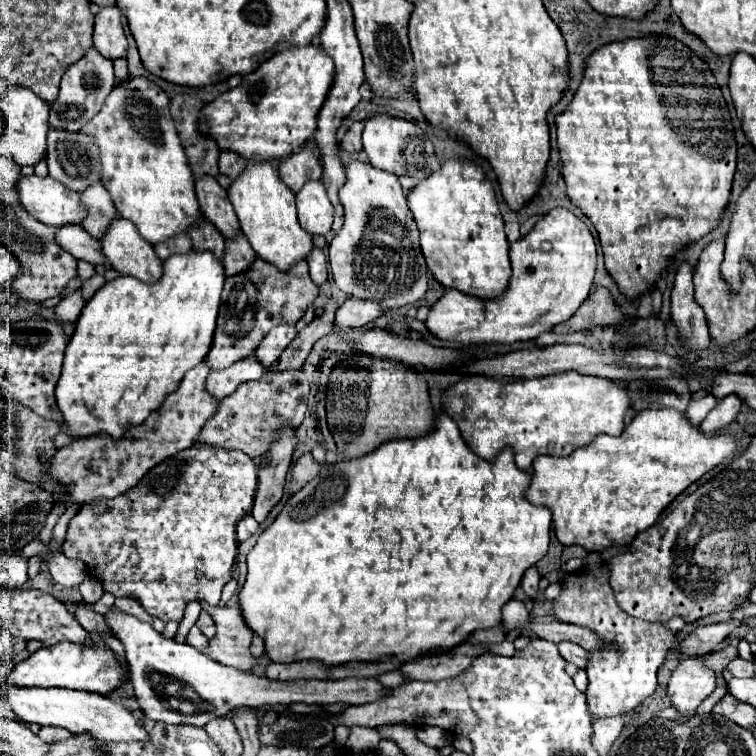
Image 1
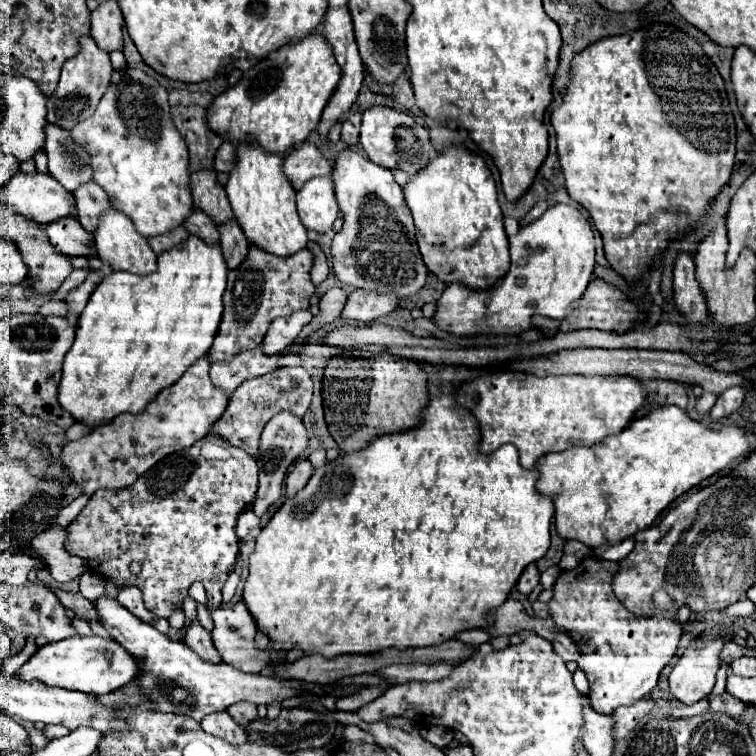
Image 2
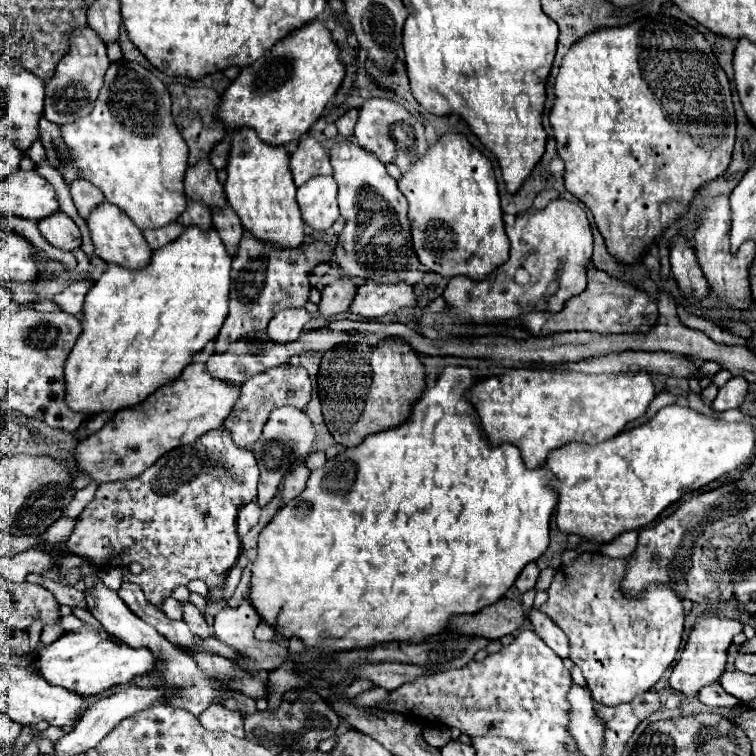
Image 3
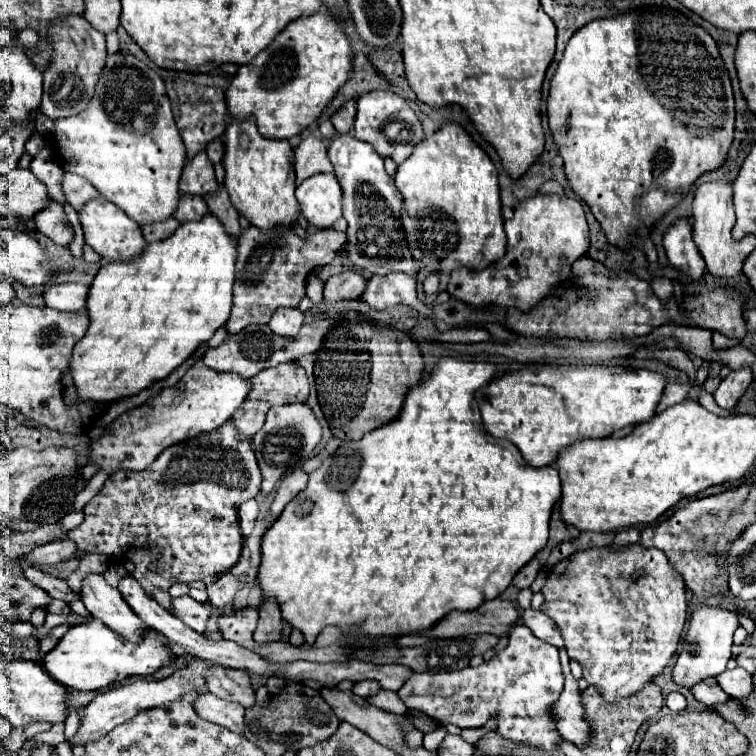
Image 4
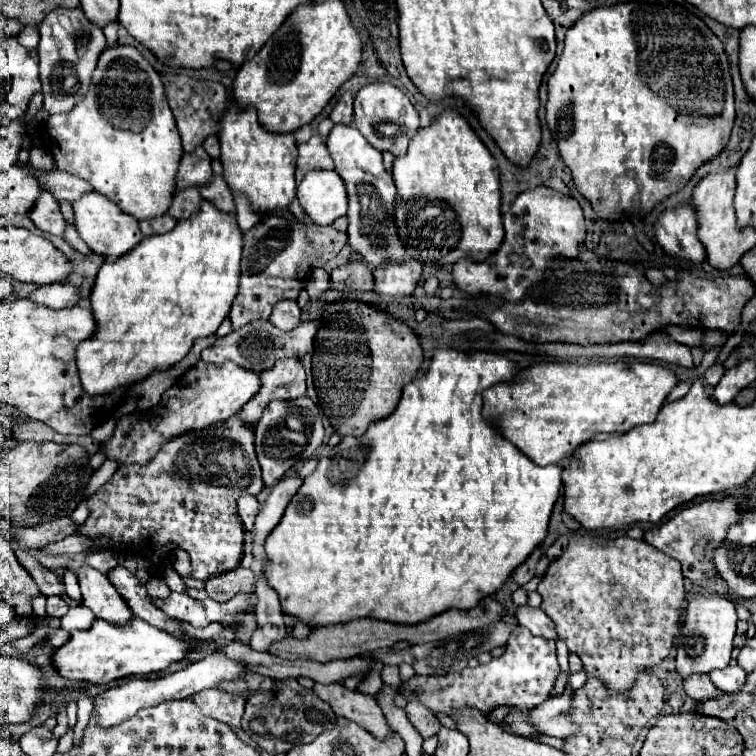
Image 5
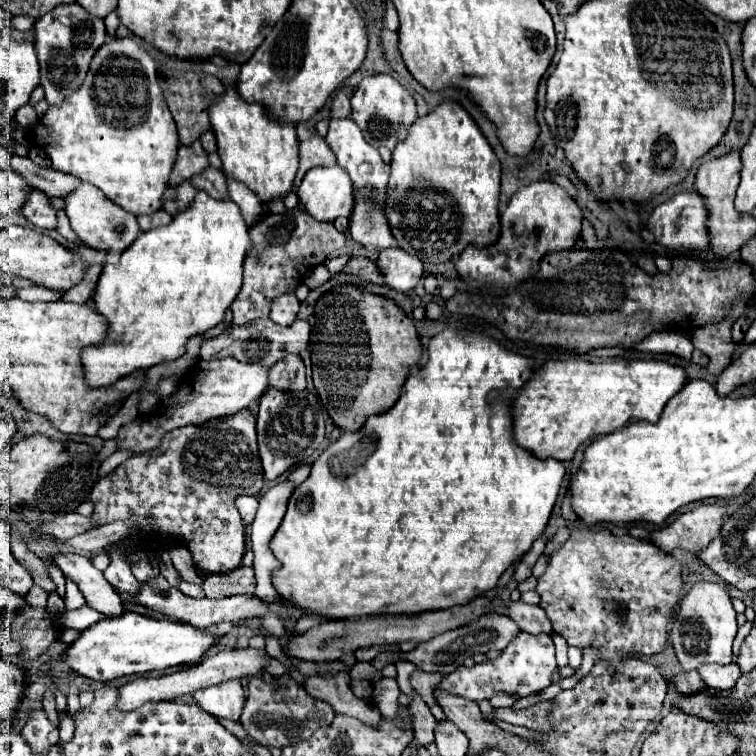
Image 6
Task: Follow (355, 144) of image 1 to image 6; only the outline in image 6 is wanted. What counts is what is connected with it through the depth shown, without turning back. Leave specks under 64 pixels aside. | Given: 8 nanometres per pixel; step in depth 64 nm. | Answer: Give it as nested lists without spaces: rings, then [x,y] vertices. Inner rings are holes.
[[[342,86],[336,90],[334,102],[332,102],[332,116],[334,118],[348,118],[350,116],[350,96],[352,96],[350,86]]]

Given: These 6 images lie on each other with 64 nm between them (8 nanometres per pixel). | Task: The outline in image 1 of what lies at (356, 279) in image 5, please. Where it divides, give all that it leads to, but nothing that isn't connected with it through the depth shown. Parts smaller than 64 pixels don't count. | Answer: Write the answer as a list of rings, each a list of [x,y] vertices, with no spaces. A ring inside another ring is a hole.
[[[324,304],[324,312],[322,312],[318,318],[314,318],[310,324],[306,324],[306,326],[298,332],[298,336],[290,342],[288,348],[300,350],[300,352],[310,352],[312,344],[314,344],[318,338],[322,338],[326,332],[332,330],[334,314],[336,314],[334,304]]]

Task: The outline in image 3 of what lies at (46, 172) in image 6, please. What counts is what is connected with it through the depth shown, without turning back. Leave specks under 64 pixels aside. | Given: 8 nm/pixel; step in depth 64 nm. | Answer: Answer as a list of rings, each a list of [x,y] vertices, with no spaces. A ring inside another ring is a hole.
[[[72,180],[70,182],[70,194],[72,194],[72,200],[74,200],[74,206],[78,210],[78,214],[82,218],[88,216],[88,212],[92,210],[92,206],[98,206],[100,202],[104,202],[104,194],[88,180]]]

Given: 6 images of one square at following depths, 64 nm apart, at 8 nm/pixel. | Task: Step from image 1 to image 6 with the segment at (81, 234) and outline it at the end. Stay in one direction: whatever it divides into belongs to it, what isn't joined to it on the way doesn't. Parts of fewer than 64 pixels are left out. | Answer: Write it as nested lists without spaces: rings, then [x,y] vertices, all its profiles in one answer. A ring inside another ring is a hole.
[[[30,190],[22,206],[22,214],[26,220],[40,228],[56,228],[56,210],[52,208],[48,196],[42,190]]]

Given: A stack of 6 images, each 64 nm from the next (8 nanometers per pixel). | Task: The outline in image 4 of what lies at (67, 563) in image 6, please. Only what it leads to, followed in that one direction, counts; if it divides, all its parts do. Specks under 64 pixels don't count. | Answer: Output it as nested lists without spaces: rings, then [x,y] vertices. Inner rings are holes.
[[[88,574],[82,582],[82,602],[92,618],[112,626],[124,638],[136,638],[140,634],[140,618],[124,602],[118,588],[108,586],[102,574]]]

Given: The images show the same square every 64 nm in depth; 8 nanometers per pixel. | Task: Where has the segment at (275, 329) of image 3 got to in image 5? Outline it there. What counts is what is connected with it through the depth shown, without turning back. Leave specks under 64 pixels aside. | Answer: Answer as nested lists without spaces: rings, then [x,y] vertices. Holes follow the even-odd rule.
[[[280,300],[274,306],[274,310],[270,314],[270,320],[272,320],[272,324],[276,328],[280,328],[284,332],[292,330],[300,322],[300,306],[298,306],[298,302],[296,300]]]

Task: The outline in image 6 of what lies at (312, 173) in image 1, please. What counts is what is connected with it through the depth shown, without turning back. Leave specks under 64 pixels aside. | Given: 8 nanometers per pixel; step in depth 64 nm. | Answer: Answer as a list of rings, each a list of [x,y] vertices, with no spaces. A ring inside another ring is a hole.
[[[312,136],[306,142],[300,142],[300,168],[294,180],[294,190],[300,186],[304,174],[314,166],[332,166],[336,164],[336,154],[330,150],[322,136]]]

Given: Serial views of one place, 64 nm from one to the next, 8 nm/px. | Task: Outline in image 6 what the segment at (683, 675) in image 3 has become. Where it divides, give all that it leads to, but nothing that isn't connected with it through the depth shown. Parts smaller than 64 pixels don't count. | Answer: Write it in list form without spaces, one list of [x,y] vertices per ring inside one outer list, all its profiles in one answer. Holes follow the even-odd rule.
[[[698,580],[692,588],[684,594],[676,616],[672,618],[670,642],[678,656],[678,662],[684,670],[694,670],[702,662],[718,662],[730,664],[732,662],[732,642],[736,638],[736,612],[732,608],[728,592],[710,580]]]

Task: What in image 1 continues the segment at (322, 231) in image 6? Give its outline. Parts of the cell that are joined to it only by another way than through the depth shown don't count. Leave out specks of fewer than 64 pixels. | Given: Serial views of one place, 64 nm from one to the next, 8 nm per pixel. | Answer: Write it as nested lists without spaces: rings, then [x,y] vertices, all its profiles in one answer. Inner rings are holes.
[[[258,256],[248,270],[226,278],[214,342],[206,356],[208,366],[212,370],[228,368],[232,362],[252,354],[274,324],[298,322],[316,296],[318,286],[310,280],[306,258],[298,260],[290,270],[280,270]]]

